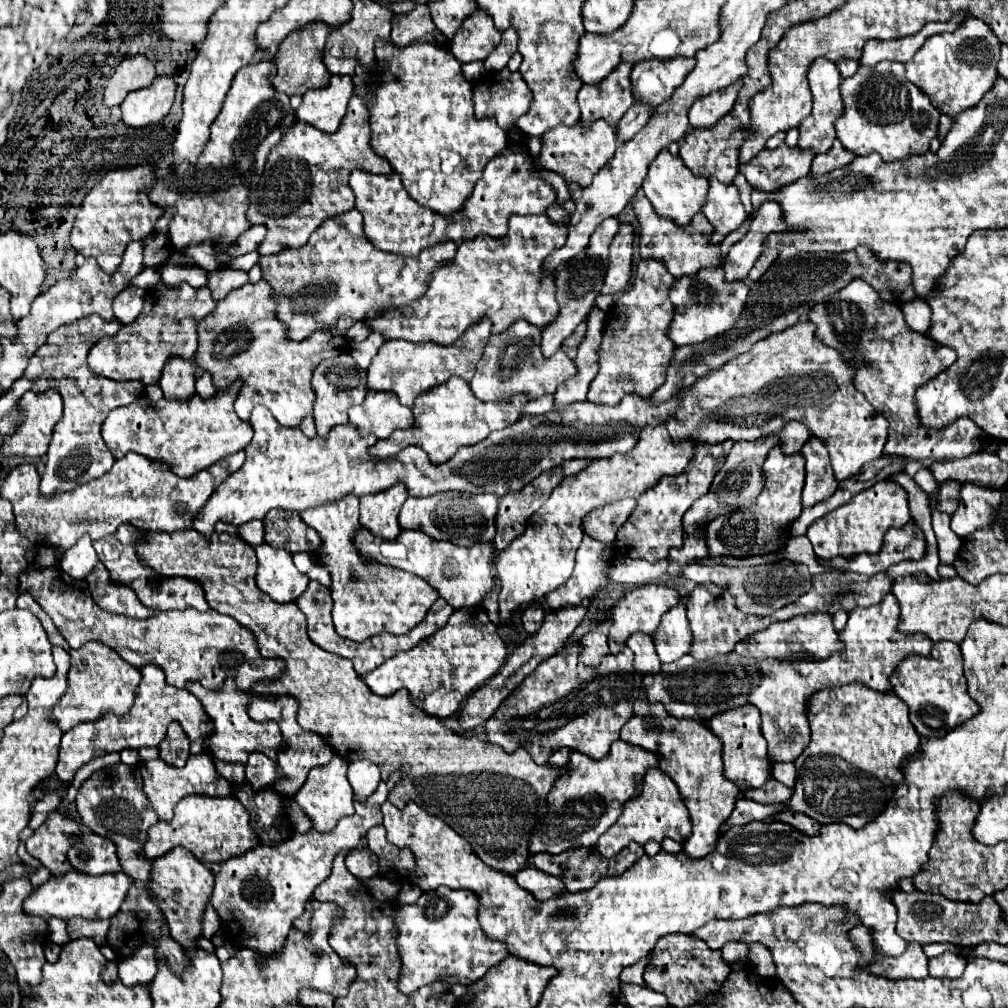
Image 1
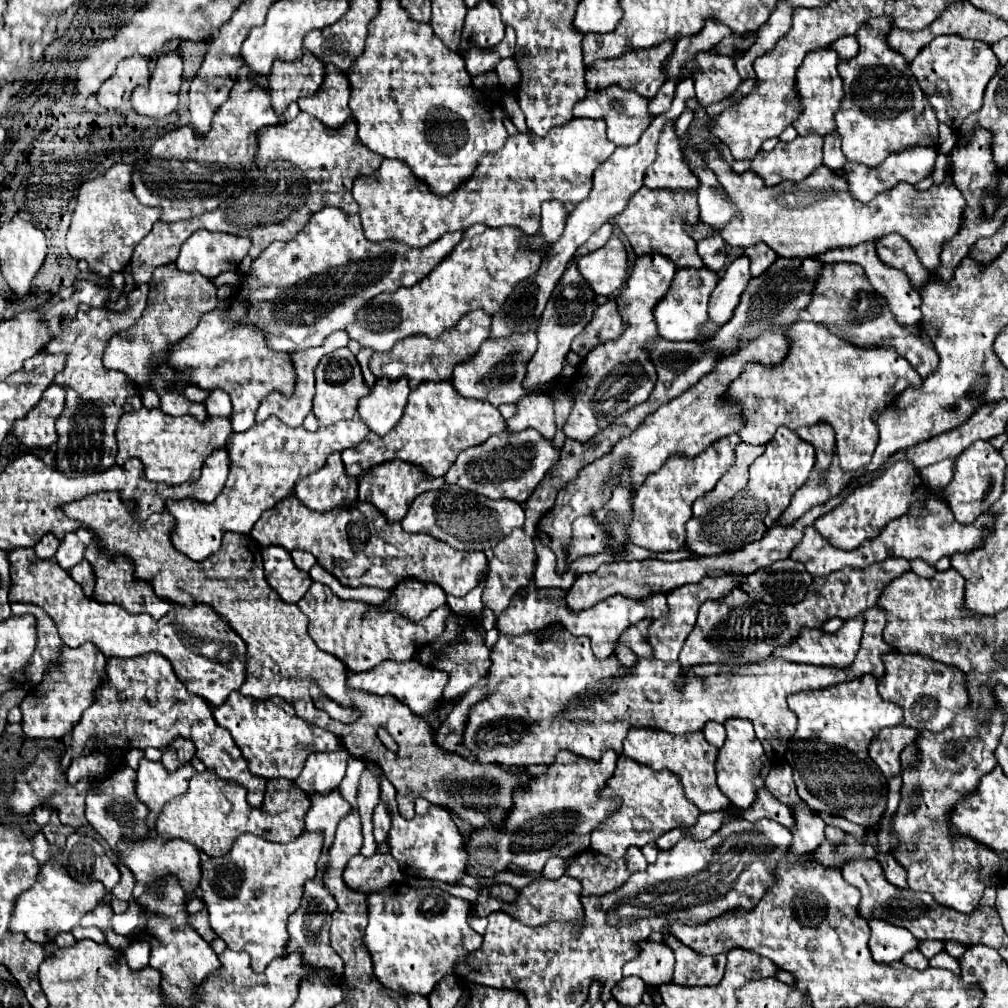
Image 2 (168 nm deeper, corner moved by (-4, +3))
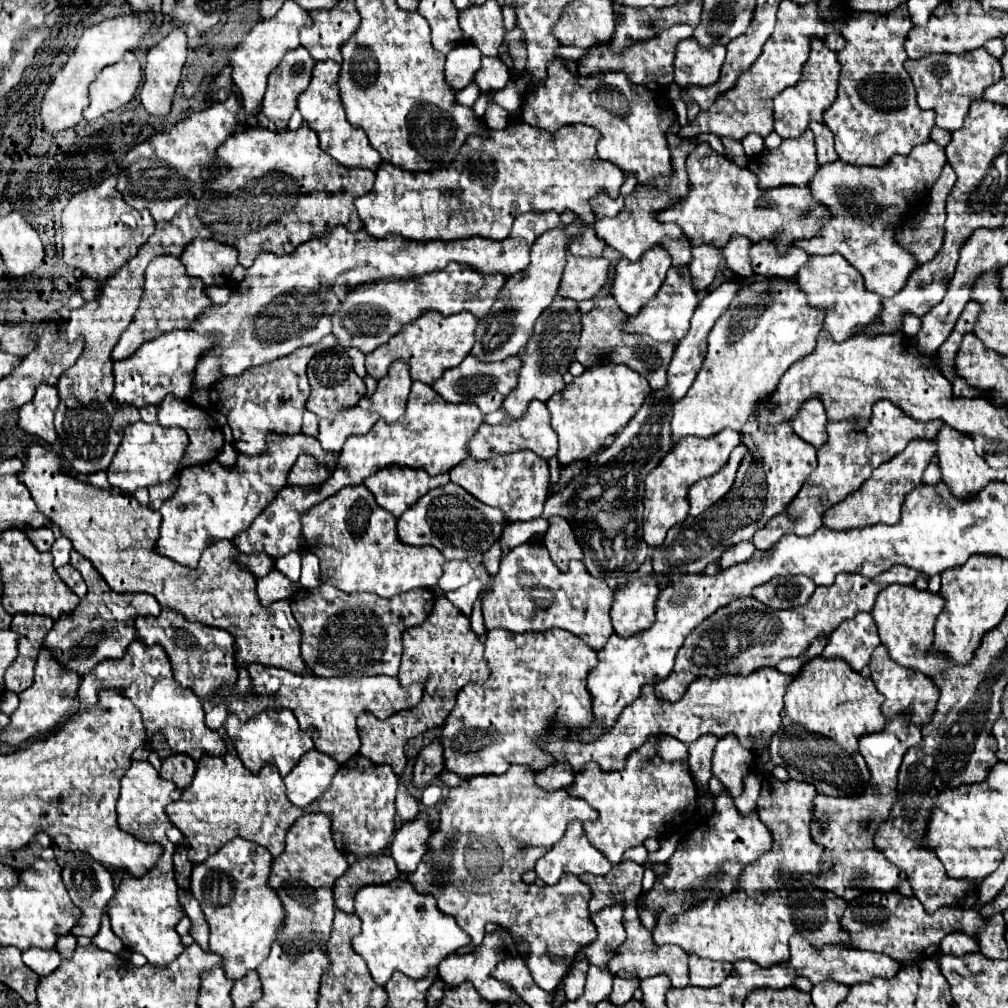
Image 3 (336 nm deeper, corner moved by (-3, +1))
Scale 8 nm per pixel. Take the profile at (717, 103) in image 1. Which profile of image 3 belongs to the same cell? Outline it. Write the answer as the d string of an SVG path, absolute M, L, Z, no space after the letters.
M694 38L682 40L676 48L674 80L680 86L712 86L720 80L720 68L726 56L724 46L702 50Z

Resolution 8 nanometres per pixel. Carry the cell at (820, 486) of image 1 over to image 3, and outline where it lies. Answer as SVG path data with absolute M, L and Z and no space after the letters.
M810 398L802 406L800 414L792 420L792 428L802 440L812 444L814 448L820 448L828 440L826 410L824 410L824 406L820 404L818 398Z

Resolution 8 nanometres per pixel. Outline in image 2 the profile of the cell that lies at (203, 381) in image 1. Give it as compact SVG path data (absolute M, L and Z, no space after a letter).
M213 390L205 402L205 408L211 416L221 416L221 418L227 418L231 414L231 400L225 392L221 390Z

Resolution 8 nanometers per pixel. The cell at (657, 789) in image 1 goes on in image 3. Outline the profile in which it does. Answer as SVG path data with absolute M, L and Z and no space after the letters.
M654 738L626 758L626 766L616 772L602 772L594 762L576 772L576 782L570 788L572 796L586 800L600 812L596 822L584 824L584 832L592 846L600 850L612 864L620 864L628 848L642 844L646 838L662 838L689 824L696 816L698 792L680 762L666 764L656 756Z

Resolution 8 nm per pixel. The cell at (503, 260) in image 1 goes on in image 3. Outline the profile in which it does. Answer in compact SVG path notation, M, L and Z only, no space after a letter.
M450 262L444 270L436 270L432 274L410 278L410 280L380 280L374 284L358 286L348 298L334 310L332 334L338 338L344 348L358 348L364 354L376 350L386 344L392 336L396 336L406 324L420 318L426 310L436 310L444 316L452 316L458 312L470 312L476 318L484 318L494 300L498 298L506 276L504 274L478 274L478 270Z

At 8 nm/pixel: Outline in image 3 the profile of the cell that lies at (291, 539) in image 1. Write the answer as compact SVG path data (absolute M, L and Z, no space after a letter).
M346 486L332 498L300 516L306 550L320 558L322 582L338 590L374 592L382 598L412 588L432 588L444 574L444 556L434 546L404 546L397 536L397 518L380 508L366 486Z

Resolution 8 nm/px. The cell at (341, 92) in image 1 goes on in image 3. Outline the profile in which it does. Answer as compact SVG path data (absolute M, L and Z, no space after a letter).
M326 60L326 62L316 62L314 72L312 72L312 82L300 94L298 98L298 110L302 118L308 122L308 126L318 132L320 136L320 146L326 154L330 154L334 160L338 160L342 166L348 168L368 168L376 170L382 162L380 154L370 148L370 142L366 134L360 128L354 128L344 114L344 106L340 102L340 88L338 88L338 76L340 76L340 64Z

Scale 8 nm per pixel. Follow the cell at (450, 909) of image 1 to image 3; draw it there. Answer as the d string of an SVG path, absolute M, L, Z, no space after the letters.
M402 878L390 884L360 888L356 892L354 912L362 920L362 932L352 940L352 948L366 960L372 978L380 986L386 986L396 970L412 980L424 980L428 970L438 968L446 956L472 942L450 914L440 912L432 894L416 892L416 888Z

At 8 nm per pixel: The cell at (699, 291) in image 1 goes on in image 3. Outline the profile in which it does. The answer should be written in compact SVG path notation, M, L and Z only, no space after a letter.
M672 266L668 270L668 276L666 276L662 288L658 290L656 298L648 300L644 304L644 308L640 310L640 314L636 318L630 318L624 324L624 330L632 332L632 334L648 334L650 338L654 338L658 342L664 342L664 340L680 342L688 334L690 318L696 310L696 304L698 304L698 290L696 290L696 286L692 286L692 276L690 276L688 266L680 266L680 268Z

